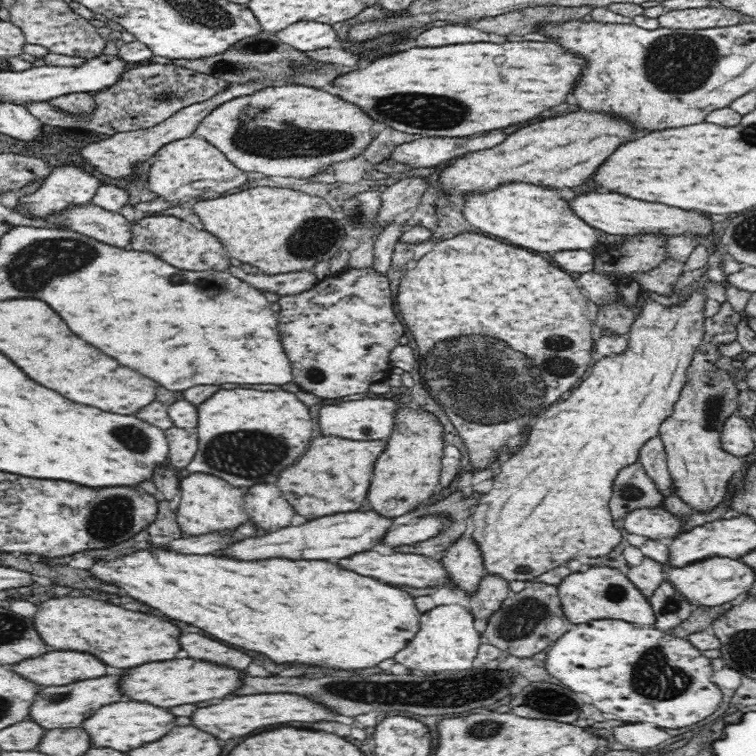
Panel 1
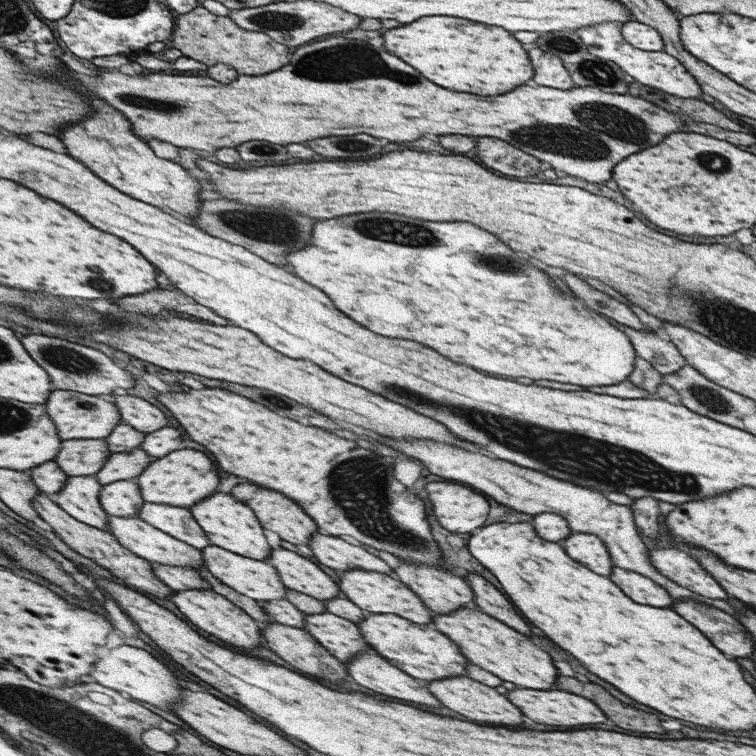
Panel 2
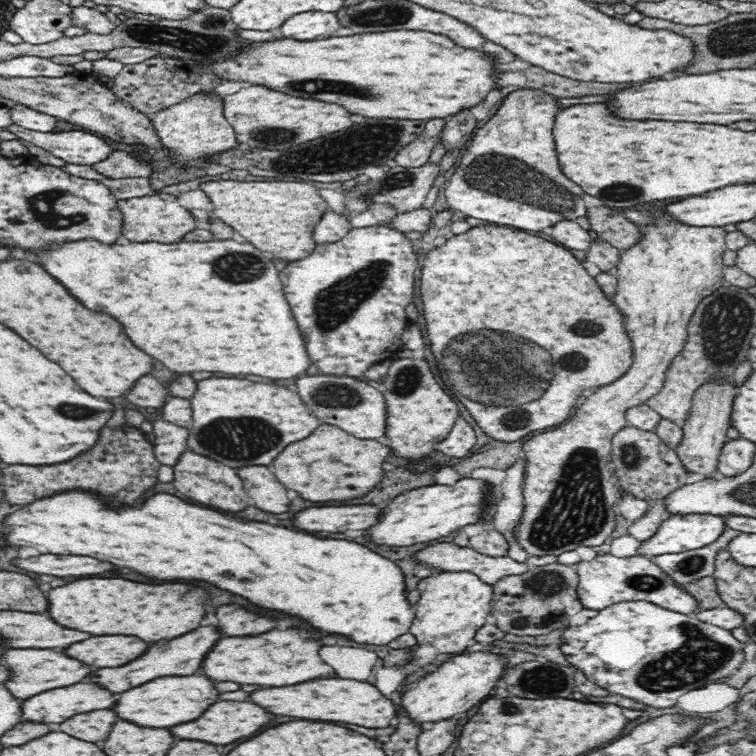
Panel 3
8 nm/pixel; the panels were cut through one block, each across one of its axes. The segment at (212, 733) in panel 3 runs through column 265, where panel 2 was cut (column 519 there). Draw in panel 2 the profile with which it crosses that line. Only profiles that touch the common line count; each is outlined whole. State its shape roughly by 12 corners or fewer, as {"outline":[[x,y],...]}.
{"outline":[[470,678],[428,684],[450,710],[486,724],[518,726],[510,700]]}

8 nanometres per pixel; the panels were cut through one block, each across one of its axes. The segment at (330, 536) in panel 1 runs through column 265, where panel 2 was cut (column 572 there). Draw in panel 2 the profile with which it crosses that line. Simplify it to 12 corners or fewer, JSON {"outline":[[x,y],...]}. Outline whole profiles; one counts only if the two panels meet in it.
{"outline":[[572,534],[564,550],[600,576],[610,576],[613,560],[594,534]]}

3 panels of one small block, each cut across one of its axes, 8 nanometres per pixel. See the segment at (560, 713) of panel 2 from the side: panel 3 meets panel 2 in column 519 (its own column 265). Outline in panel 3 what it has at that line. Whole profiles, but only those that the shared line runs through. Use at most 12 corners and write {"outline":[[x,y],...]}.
{"outline":[[318,678],[252,692],[280,716],[386,728],[394,702],[370,682]]}

